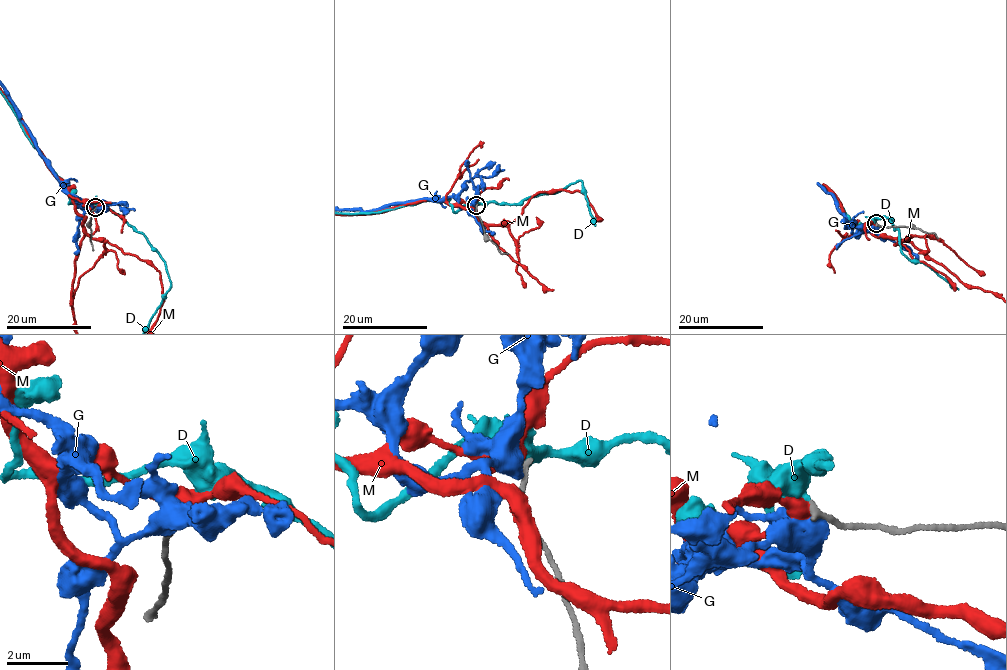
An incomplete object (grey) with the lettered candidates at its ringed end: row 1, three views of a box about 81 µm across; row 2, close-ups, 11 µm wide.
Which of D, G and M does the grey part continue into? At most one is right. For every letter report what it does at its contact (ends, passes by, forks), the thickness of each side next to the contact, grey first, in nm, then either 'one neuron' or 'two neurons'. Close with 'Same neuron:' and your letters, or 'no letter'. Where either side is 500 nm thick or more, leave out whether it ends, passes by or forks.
D: 200 nm thick on the grey side, 600 nm on the other; one neuron
G: 240 nm thick on the grey side, 600 nm on the other; two neurons
M: it passes by; 220 nm thick on the grey side, 460 nm on the other; two neurons
Same neuron: D

